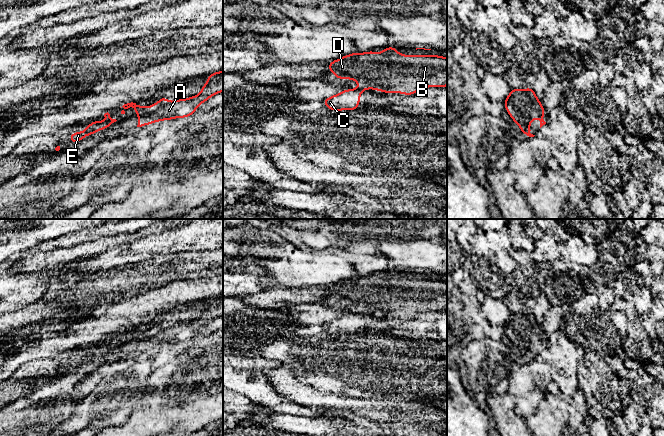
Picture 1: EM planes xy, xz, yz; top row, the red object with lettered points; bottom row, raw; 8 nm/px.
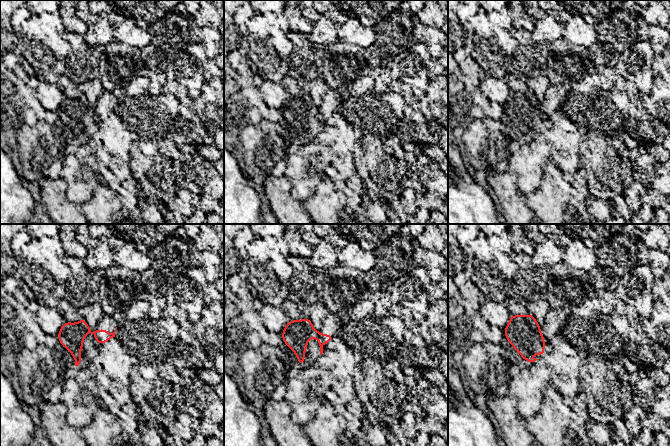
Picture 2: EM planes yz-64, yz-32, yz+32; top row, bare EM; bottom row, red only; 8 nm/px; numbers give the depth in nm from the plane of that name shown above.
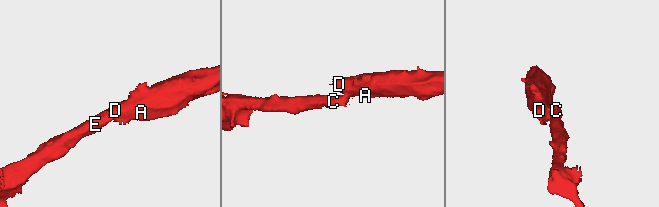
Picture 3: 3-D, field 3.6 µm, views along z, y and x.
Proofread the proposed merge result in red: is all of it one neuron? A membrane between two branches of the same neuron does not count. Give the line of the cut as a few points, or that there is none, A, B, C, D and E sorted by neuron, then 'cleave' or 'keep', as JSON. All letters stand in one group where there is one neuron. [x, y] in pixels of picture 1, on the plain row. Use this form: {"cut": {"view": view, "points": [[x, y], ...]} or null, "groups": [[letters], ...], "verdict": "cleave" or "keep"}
{"cut": {"view": "xz", "points": [[358, 312], [363, 314]]}, "groups": [["A", "B", "D"], ["C", "E"]], "verdict": "cleave"}

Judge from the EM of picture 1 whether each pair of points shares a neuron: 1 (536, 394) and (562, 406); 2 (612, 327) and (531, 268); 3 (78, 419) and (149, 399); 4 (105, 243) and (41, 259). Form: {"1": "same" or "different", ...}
{"1": "different", "2": "same", "3": "different", "4": "same"}

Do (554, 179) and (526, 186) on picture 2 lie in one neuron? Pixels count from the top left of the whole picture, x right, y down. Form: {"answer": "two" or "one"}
{"answer": "two"}

